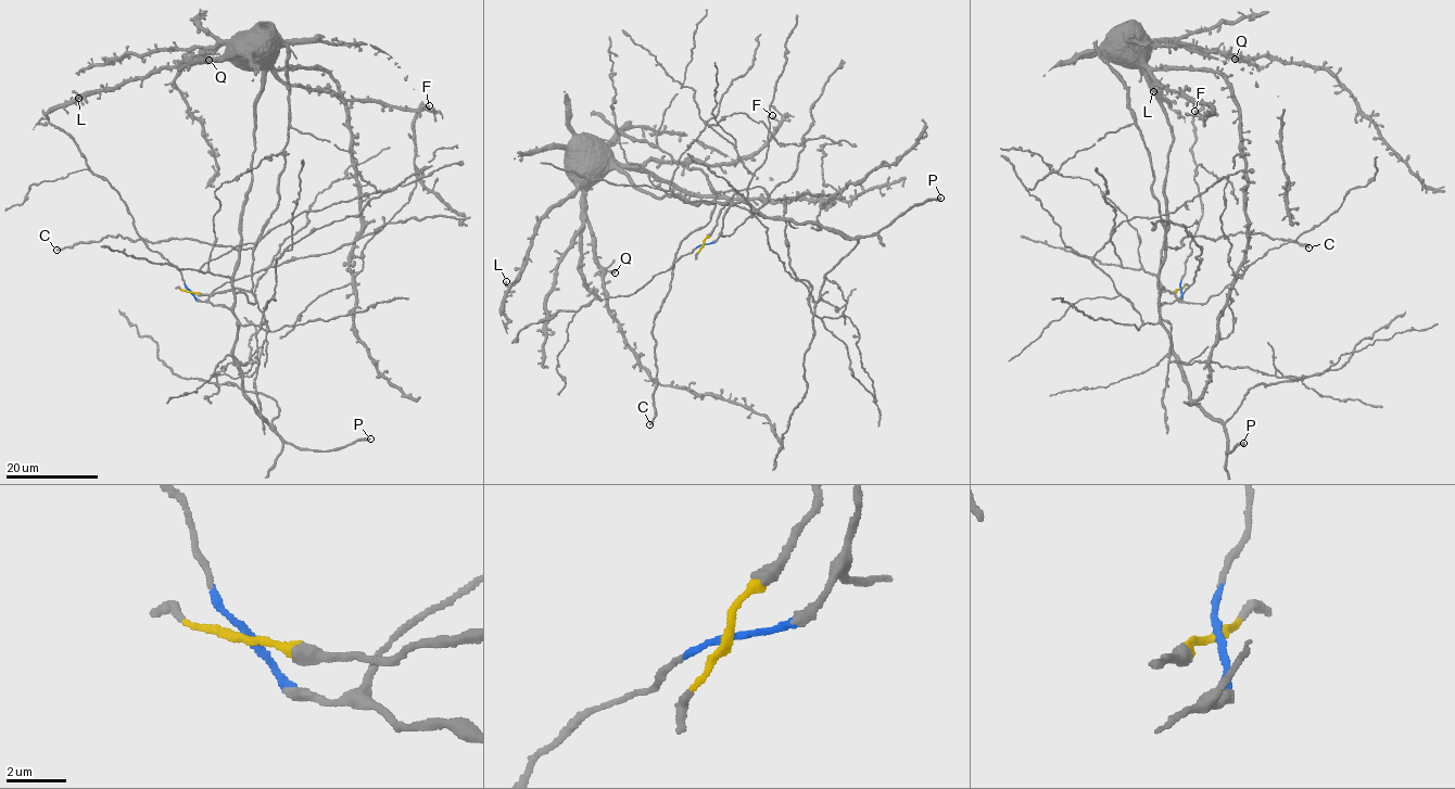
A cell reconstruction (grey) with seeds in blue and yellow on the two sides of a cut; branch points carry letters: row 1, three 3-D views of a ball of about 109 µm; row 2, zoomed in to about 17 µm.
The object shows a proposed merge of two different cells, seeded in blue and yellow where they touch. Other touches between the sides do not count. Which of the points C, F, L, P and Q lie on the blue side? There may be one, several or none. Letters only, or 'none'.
F, L, P, Q

